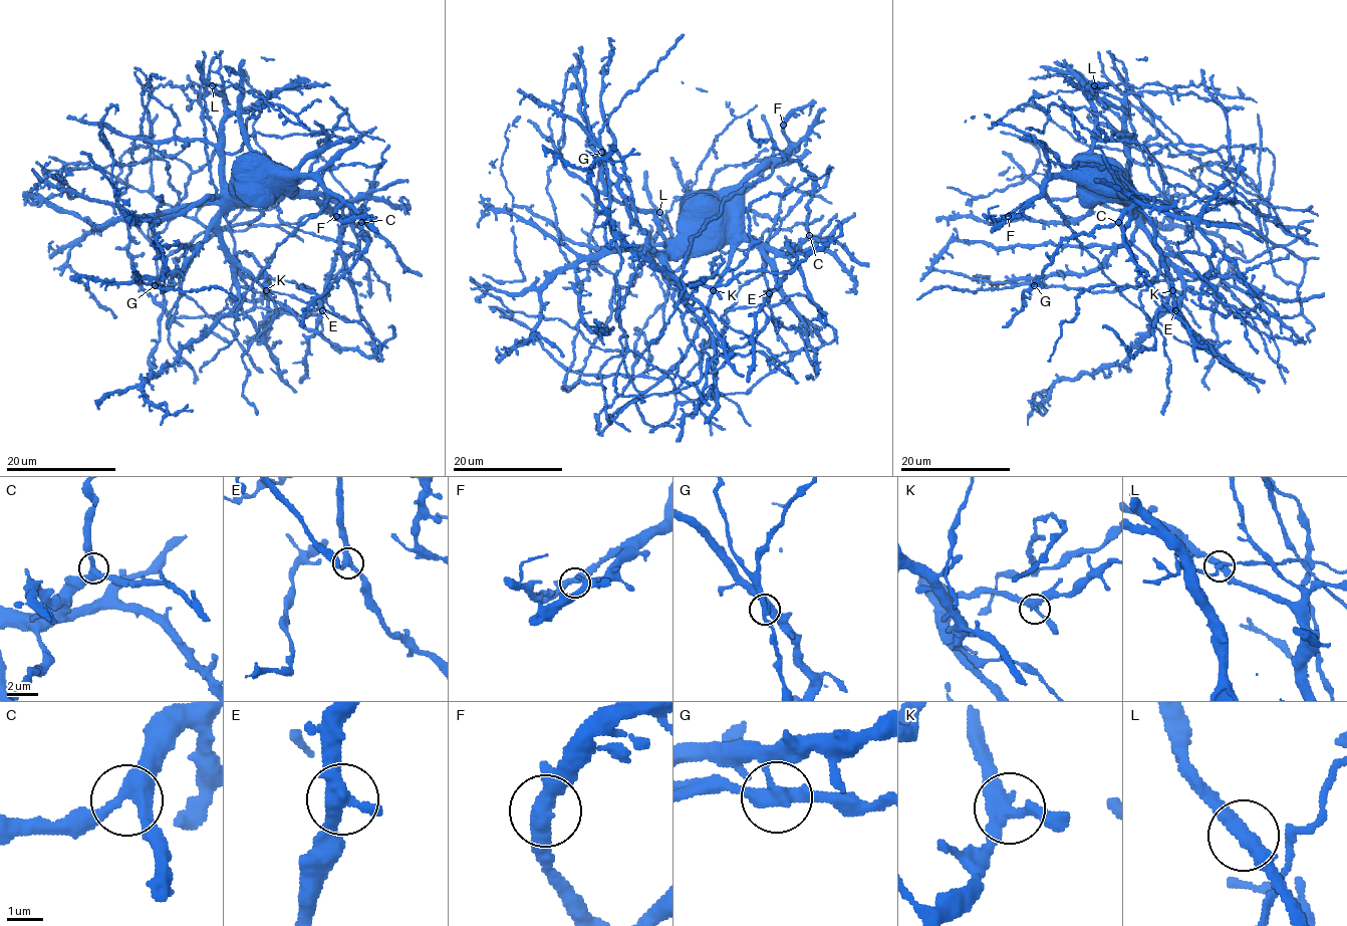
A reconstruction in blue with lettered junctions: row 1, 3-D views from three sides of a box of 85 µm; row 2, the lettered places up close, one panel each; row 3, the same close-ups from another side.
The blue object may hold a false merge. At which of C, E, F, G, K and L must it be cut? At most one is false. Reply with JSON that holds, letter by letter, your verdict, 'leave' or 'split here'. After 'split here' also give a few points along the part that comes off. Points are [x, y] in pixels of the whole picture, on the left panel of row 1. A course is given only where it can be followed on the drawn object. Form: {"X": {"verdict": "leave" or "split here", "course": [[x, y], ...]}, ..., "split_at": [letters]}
{"C": {"verdict": "leave"}, "E": {"verdict": "leave"}, "F": {"verdict": "leave"}, "G": {"verdict": "leave"}, "K": {"verdict": "leave"}, "L": {"verdict": "leave"}, "split_at": []}

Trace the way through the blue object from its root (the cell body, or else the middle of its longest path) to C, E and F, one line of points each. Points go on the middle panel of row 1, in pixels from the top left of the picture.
C: (705, 213), (716, 213), (742, 239), (765, 242), (784, 252), (792, 252), (809, 235)
E: (705, 213), (716, 213), (742, 239), (765, 242), (788, 258), (791, 268), (769, 293)
F: (705, 213), (708, 209), (718, 209), (749, 179), (784, 154), (788, 138), (783, 126)

